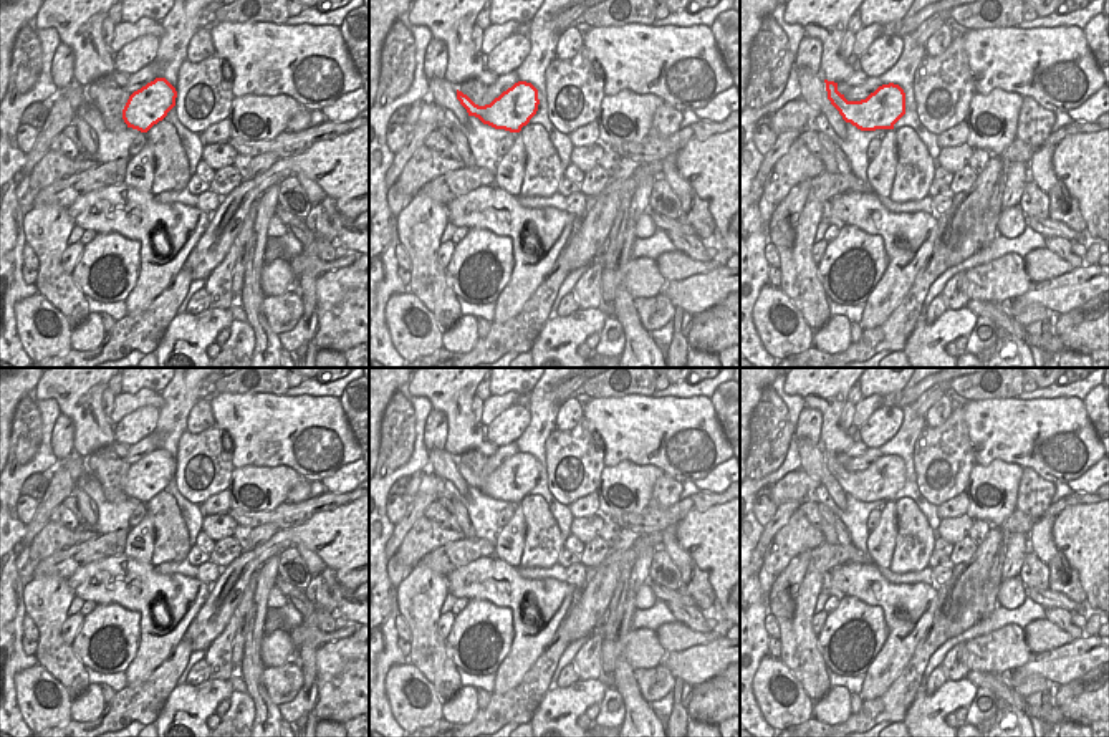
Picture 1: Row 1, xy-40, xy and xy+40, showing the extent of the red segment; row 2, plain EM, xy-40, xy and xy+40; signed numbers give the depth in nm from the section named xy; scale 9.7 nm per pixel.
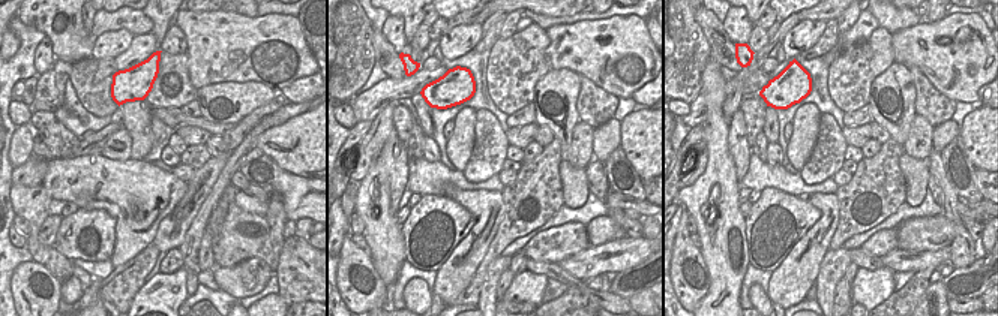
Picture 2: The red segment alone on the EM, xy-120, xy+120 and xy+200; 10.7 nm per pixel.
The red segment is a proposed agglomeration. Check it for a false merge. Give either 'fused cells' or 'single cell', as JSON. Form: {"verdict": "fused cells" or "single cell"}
{"verdict": "single cell"}

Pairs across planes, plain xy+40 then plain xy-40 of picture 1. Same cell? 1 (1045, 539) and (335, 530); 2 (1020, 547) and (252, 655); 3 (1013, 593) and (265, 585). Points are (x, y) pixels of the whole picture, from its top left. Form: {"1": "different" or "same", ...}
{"1": "different", "2": "same", "3": "different"}

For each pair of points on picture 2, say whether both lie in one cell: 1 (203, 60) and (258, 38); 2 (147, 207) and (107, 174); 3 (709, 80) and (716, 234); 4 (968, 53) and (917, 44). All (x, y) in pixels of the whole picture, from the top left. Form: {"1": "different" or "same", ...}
{"1": "same", "2": "same", "3": "same", "4": "same"}

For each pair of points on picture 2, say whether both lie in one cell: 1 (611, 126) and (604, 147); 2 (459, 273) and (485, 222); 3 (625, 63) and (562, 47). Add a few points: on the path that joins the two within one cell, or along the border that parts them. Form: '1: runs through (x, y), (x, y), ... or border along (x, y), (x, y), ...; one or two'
1: runs through (610, 131), (604, 143); one
2: runs through (471, 252), (476, 241), (497, 217), (498, 208); one
3: runs through (610, 51), (577, 47); one

